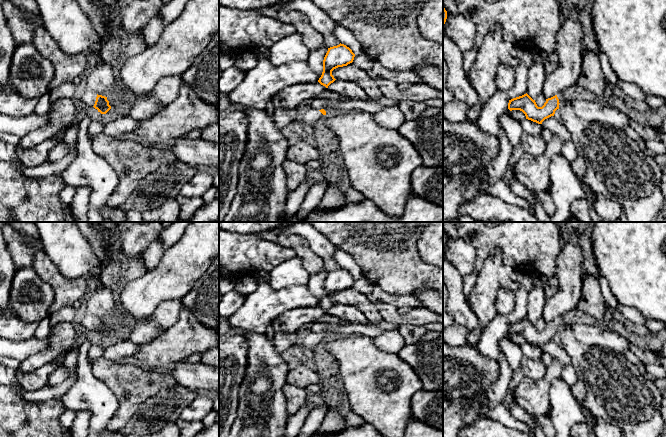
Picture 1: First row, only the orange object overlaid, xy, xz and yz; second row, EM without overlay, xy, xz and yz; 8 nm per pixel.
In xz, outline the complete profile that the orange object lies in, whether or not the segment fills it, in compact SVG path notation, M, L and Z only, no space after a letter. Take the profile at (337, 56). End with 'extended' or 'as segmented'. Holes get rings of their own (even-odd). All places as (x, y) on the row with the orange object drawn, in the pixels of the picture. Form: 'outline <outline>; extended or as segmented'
outline M339 44L328 48L323 60L323 72L318 82L328 88L336 79L332 71L338 67L347 66L354 60L355 54L344 44Z; as segmented

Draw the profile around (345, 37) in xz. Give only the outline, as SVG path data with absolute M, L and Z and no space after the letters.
M336 23L336 26L333 30L334 36L339 40L341 44L349 47L355 56L363 53L361 44L358 42L356 37L344 26L339 23Z

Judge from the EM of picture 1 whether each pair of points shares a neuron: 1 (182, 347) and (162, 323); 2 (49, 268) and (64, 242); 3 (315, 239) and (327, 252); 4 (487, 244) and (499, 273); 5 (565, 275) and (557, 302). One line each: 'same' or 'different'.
1: different
2: different
3: same
4: different
5: same

